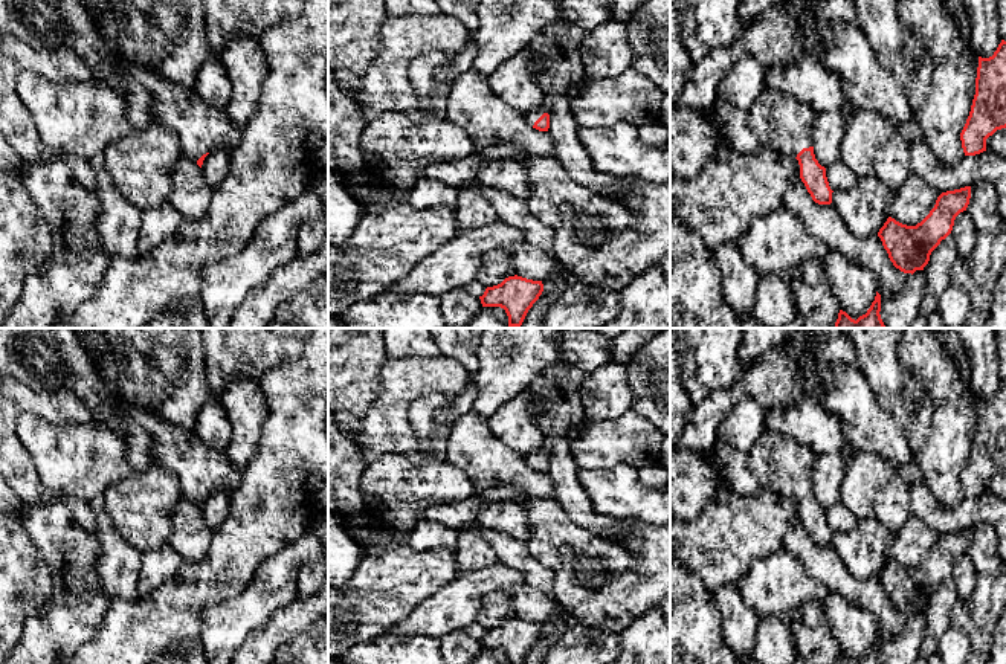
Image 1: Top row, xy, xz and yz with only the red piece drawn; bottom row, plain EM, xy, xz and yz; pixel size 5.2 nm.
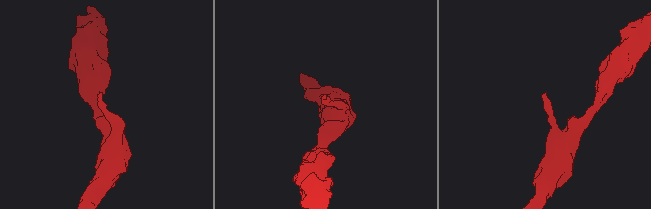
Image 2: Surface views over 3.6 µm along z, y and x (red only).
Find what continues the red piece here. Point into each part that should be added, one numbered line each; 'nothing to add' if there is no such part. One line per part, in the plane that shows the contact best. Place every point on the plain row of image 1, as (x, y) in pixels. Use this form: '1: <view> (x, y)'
1: yz (783, 466)

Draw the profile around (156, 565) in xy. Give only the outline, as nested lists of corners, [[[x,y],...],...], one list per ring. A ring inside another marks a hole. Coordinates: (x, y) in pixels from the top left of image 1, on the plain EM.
[[[162,543],[140,556],[137,580],[139,598],[159,588],[168,577],[176,575],[185,559],[168,543]]]

